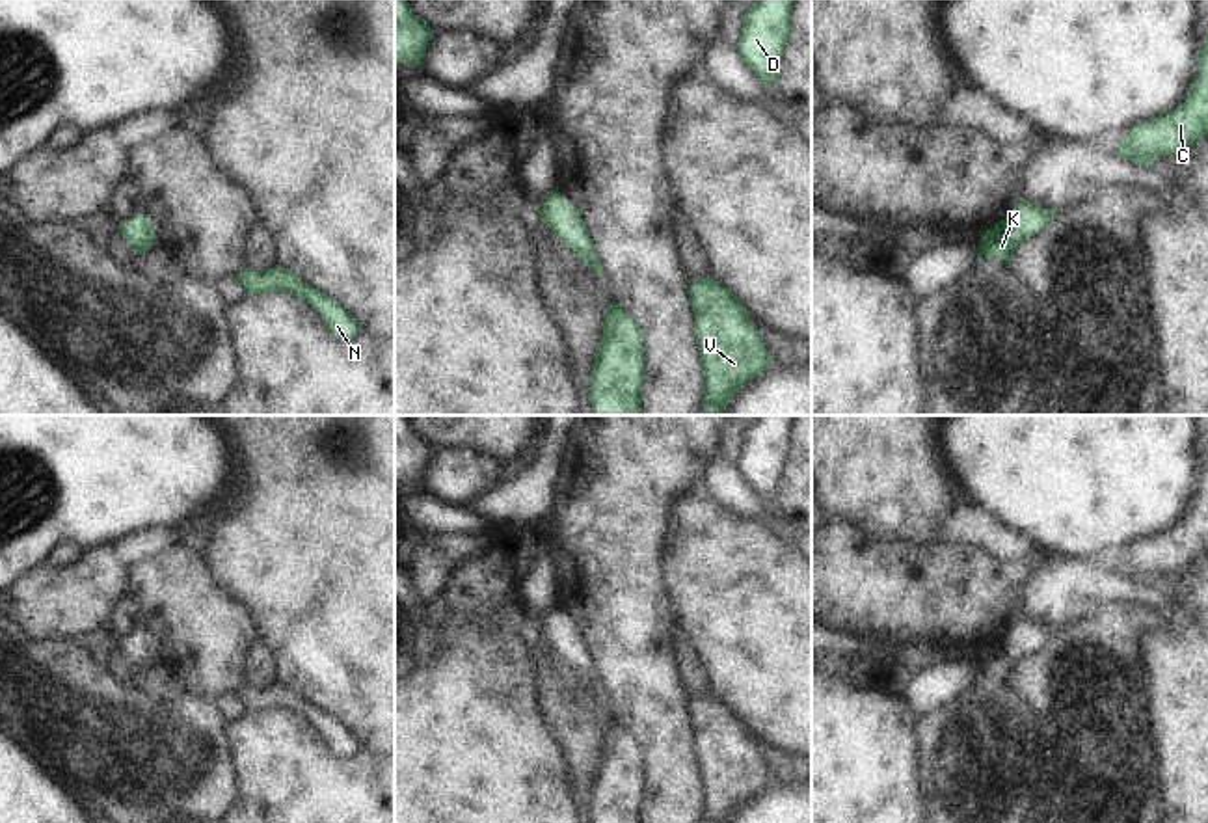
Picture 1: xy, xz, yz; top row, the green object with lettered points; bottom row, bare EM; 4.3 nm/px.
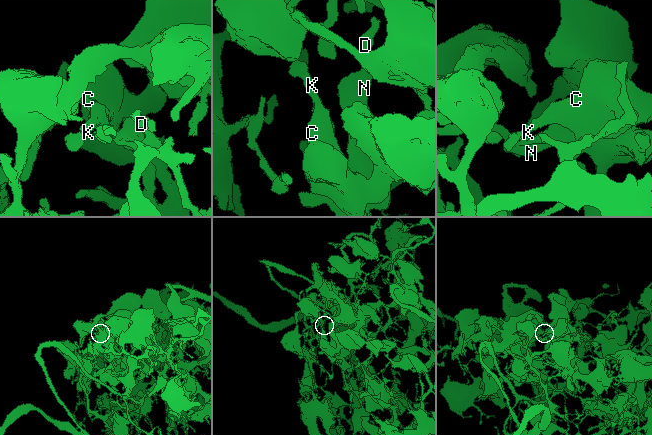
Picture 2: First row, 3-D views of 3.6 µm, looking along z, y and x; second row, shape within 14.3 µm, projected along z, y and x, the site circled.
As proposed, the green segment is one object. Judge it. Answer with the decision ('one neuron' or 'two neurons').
one neuron

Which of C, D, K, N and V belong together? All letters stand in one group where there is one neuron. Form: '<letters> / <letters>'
C D K N V

